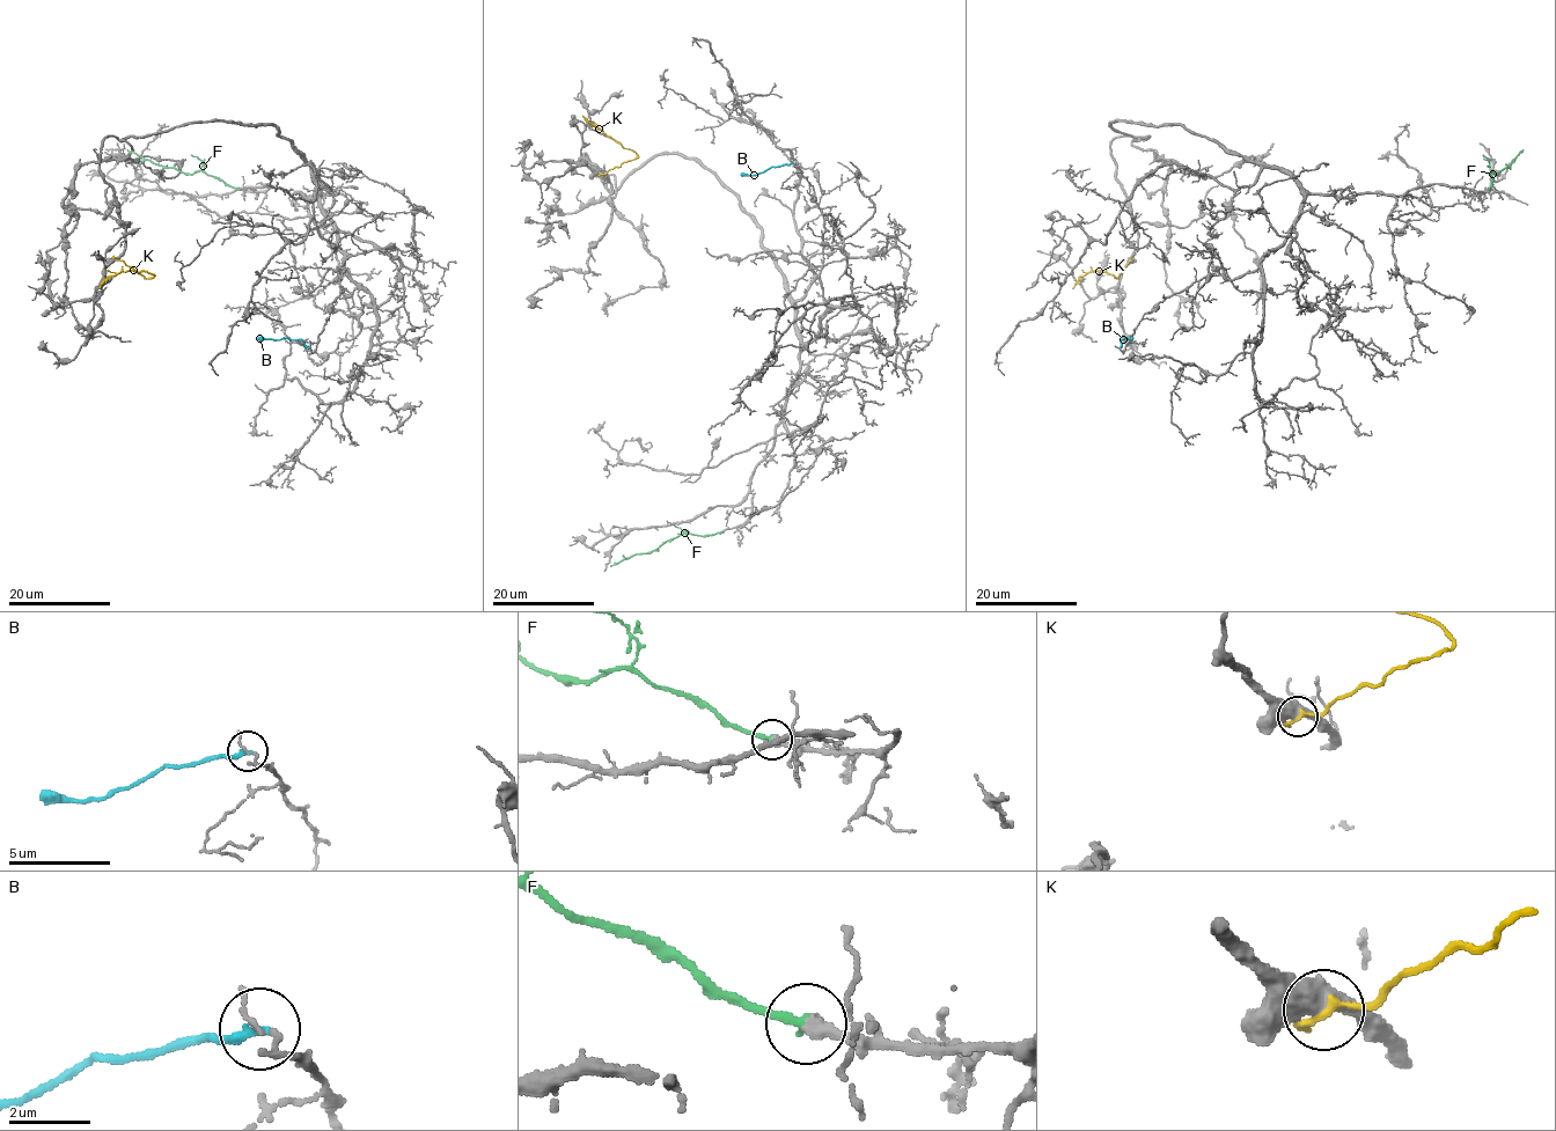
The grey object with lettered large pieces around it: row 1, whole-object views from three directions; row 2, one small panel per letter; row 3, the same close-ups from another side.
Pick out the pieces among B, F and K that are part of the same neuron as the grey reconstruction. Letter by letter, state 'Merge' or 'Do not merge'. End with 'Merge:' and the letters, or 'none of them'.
B: Do not merge
F: Merge
K: Do not merge
Merge: F

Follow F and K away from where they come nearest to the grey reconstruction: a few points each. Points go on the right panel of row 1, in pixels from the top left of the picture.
F: (1489, 188), (1492, 178), (1490, 171), (1496, 174), (1523, 149)
K: (1131, 259), (1117, 278), (1106, 270), (1090, 272), (1072, 288)

